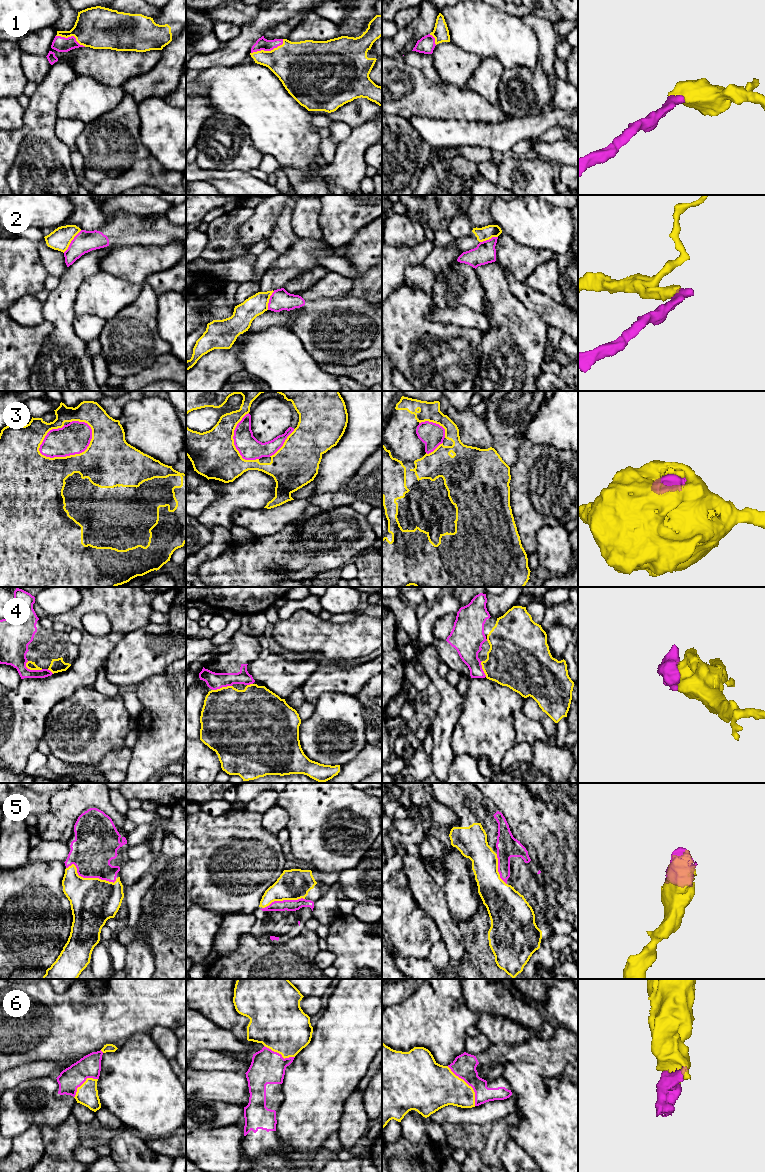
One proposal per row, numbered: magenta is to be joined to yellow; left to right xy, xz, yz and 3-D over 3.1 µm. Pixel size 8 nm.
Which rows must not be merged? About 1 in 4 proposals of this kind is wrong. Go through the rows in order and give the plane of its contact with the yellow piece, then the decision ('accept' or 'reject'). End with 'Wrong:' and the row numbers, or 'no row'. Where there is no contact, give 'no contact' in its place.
1: contact in xz; accept
2: contact in xy; reject
3: contact in xy; reject
4: contact in xy; accept
5: contact in xy; accept
6: contact in yz; accept
Wrong: 2, 3

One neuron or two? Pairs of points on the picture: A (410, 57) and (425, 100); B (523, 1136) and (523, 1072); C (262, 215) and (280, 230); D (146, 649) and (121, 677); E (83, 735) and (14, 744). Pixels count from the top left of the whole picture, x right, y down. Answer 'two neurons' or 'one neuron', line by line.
A: two neurons
B: one neuron
C: two neurons
D: one neuron
E: two neurons

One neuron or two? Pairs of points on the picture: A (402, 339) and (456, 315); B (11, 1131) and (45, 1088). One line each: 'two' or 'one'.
A: two
B: one

